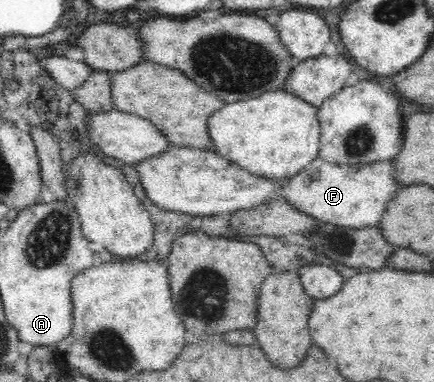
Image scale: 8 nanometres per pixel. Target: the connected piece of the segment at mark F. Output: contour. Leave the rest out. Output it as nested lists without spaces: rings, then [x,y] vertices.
[[[315,157],[307,167],[283,181],[281,193],[293,208],[313,217],[317,223],[351,226],[377,225],[387,201],[397,191],[389,161],[366,164],[335,164]]]

